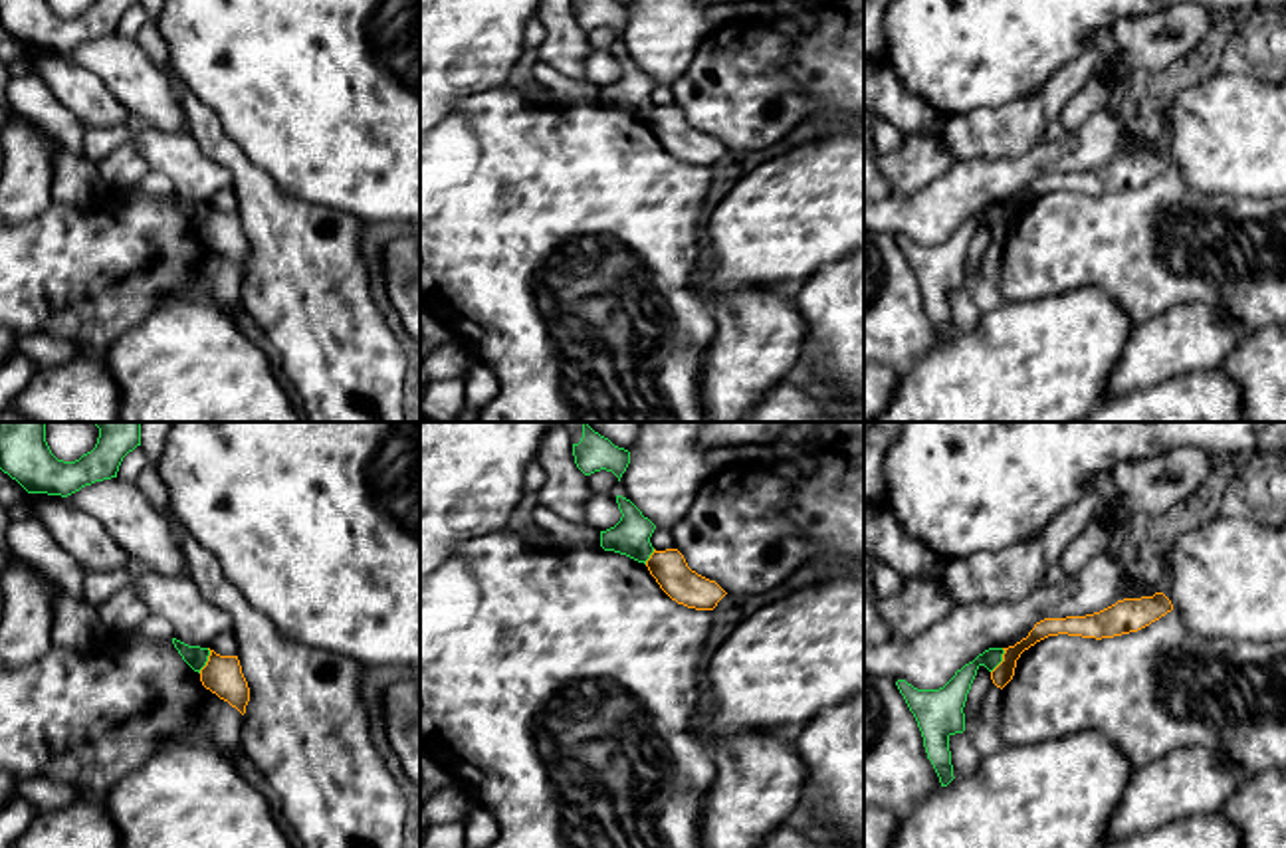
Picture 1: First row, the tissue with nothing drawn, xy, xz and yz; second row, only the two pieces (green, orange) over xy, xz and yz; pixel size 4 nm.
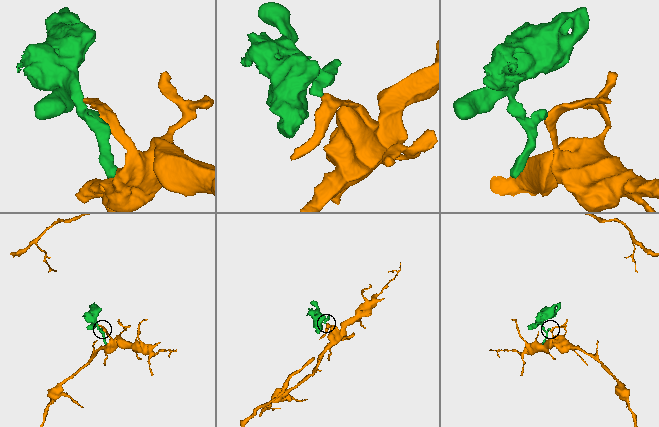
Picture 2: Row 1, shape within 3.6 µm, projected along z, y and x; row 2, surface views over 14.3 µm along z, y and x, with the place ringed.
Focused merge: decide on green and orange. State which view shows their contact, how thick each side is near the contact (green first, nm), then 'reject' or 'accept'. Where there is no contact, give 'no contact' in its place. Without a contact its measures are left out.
contact in xy; calibres 90 and 160 nm; reject

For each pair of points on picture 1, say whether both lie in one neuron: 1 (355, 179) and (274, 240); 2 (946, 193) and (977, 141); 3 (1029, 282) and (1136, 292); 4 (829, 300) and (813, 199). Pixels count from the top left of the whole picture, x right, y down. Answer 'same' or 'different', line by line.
1: different
2: different
3: same
4: different

